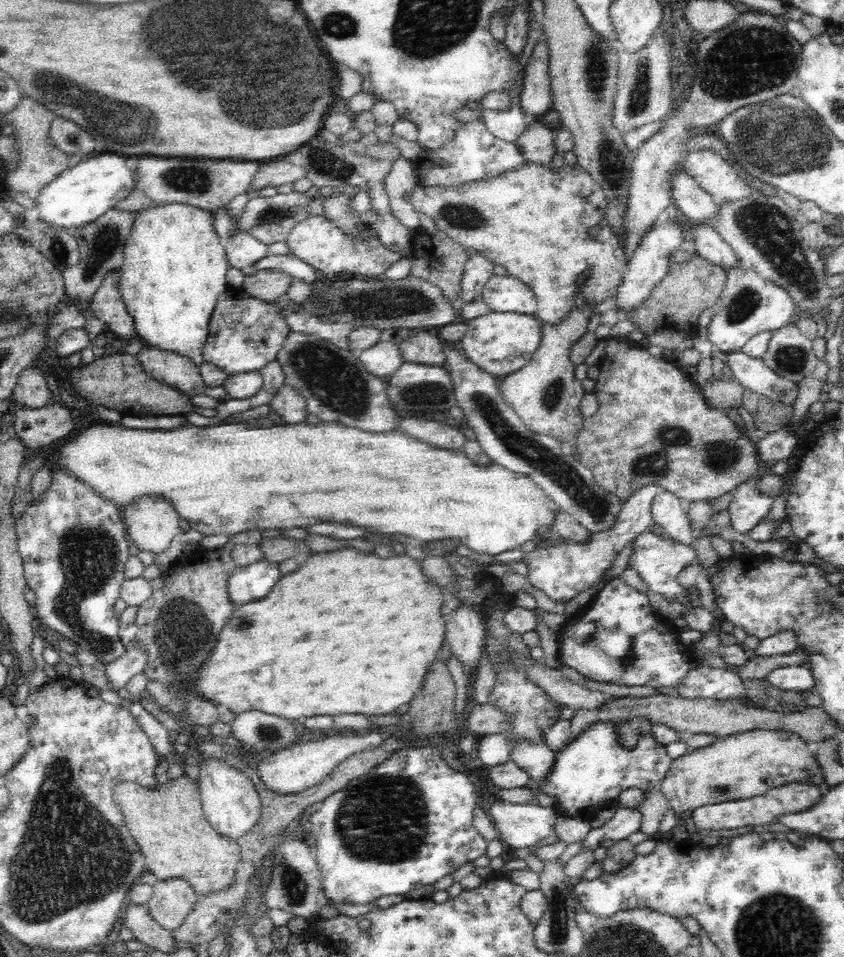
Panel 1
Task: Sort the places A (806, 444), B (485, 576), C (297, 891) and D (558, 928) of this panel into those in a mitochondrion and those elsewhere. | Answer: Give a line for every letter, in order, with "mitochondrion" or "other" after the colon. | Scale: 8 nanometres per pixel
A: other
B: other
C: mitochondrion
D: mitochondrion

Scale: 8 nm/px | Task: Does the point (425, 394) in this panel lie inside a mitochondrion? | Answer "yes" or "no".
yes

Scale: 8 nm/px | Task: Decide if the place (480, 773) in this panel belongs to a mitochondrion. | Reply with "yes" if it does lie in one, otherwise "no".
no

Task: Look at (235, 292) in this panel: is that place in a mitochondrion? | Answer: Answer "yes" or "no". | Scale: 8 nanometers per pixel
no

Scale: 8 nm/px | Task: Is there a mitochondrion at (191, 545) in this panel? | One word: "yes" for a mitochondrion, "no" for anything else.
no

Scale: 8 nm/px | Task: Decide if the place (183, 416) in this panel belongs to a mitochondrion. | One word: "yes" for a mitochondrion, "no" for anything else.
no

